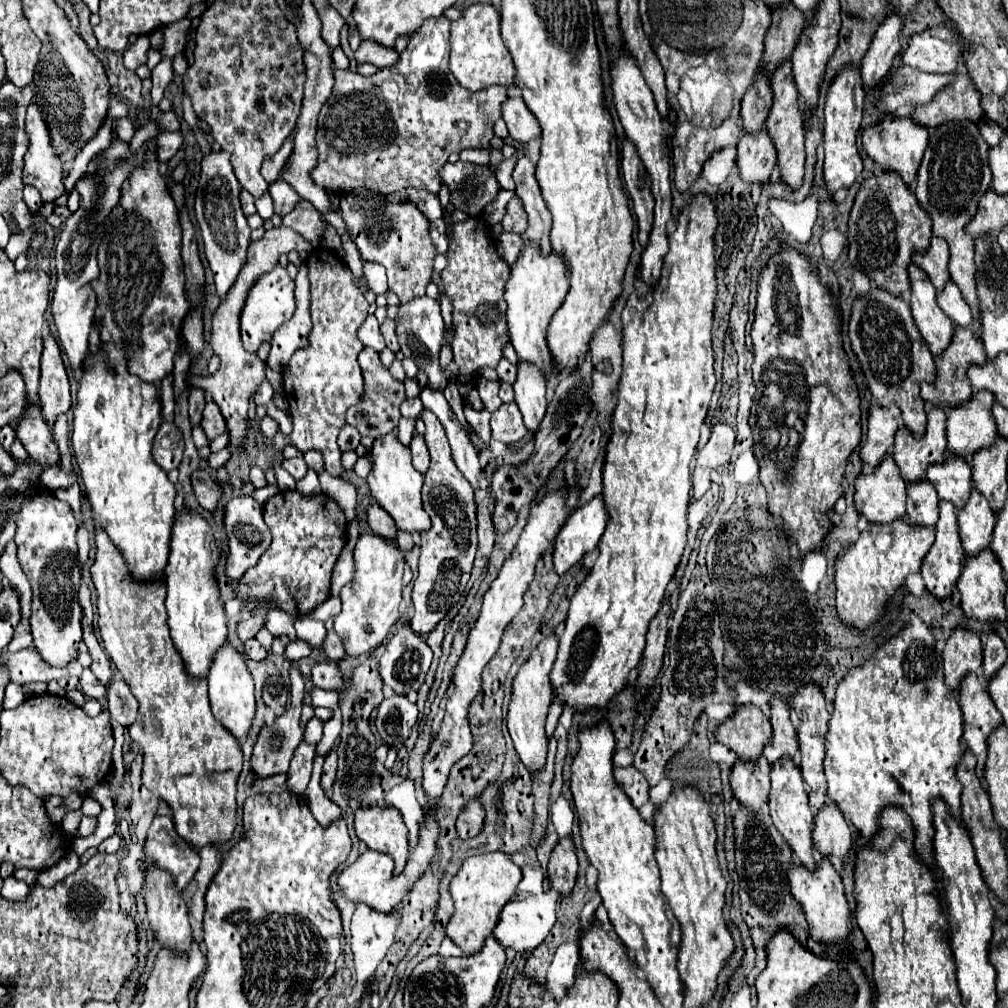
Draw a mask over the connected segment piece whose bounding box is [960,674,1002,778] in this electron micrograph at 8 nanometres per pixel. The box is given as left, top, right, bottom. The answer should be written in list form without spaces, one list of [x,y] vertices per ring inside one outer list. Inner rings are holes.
[[[966,674],[960,682],[960,708],[964,718],[964,742],[978,758],[978,776],[984,778],[984,762],[990,732],[1002,724],[1002,714],[994,706],[988,690],[976,674]]]

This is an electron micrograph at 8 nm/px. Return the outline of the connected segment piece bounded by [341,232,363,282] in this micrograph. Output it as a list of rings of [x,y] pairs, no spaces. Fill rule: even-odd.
[[[348,232],[341,236],[342,249],[345,251],[345,262],[354,274],[354,282],[358,282],[362,276],[362,260],[356,245],[350,238]]]

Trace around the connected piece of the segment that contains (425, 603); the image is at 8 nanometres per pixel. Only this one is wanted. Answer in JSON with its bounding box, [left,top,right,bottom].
[410,408,476,634]

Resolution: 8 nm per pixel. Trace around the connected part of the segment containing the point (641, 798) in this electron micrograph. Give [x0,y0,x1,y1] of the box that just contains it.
[614,766,650,808]

